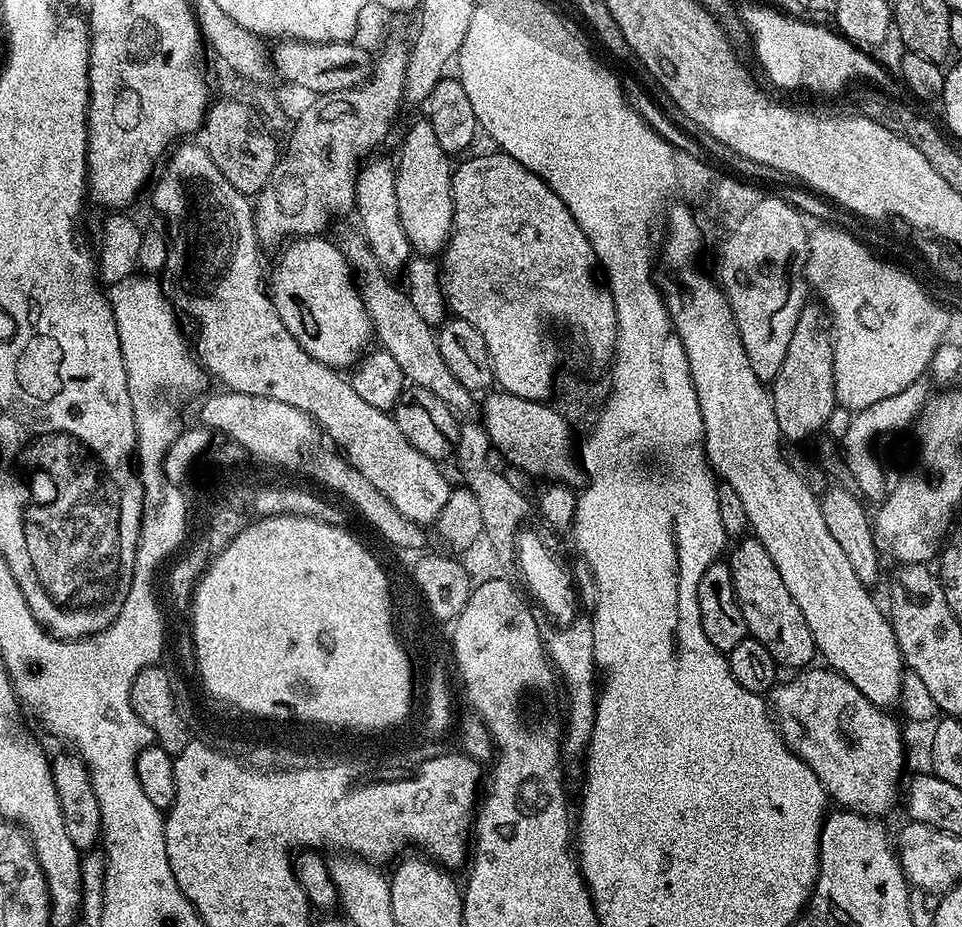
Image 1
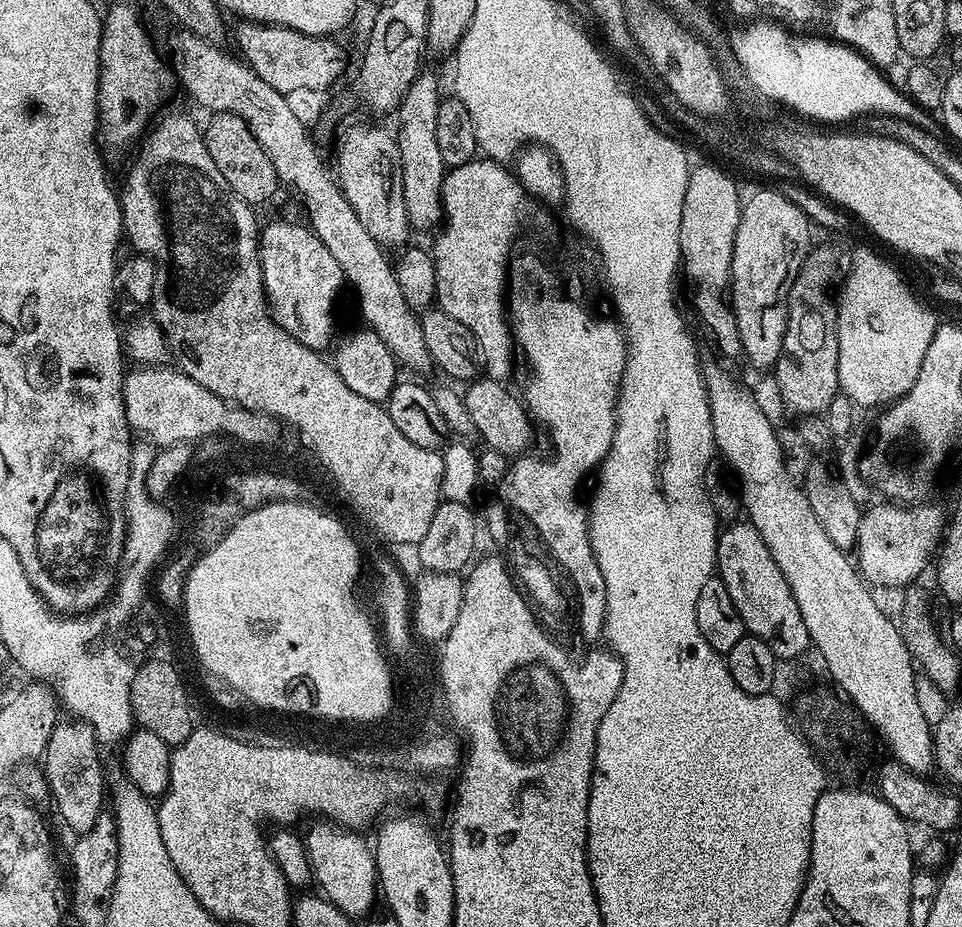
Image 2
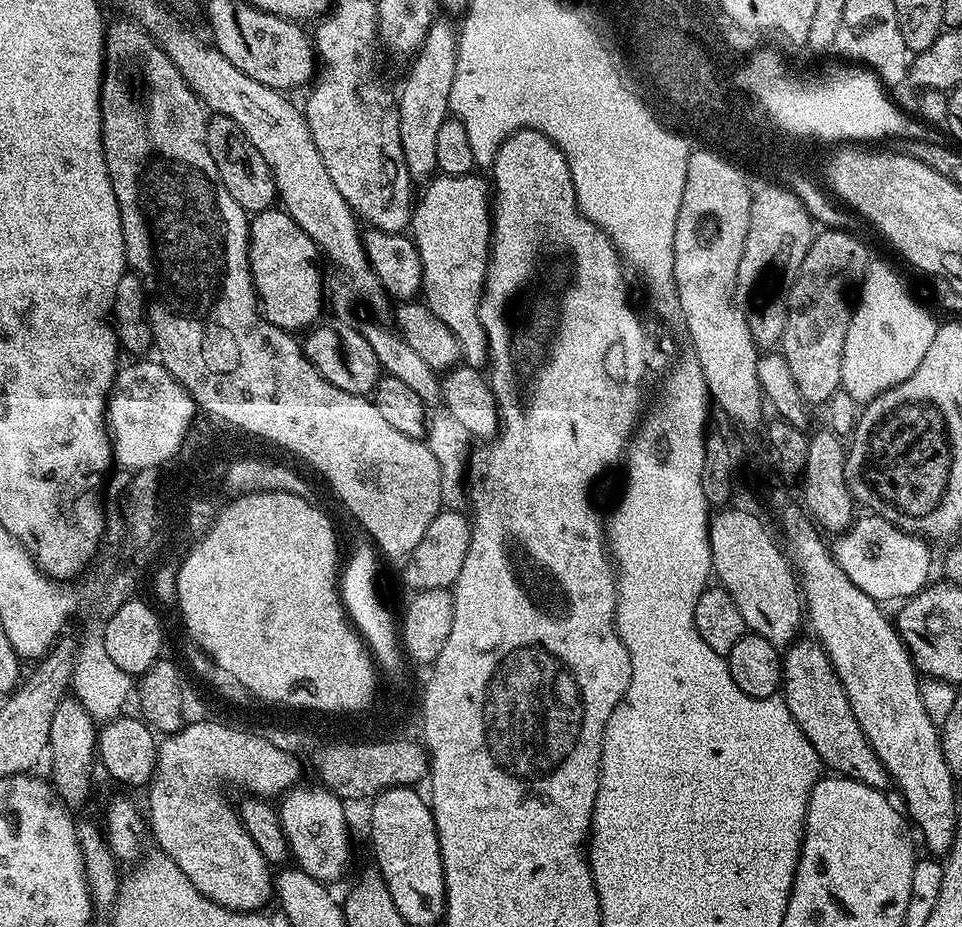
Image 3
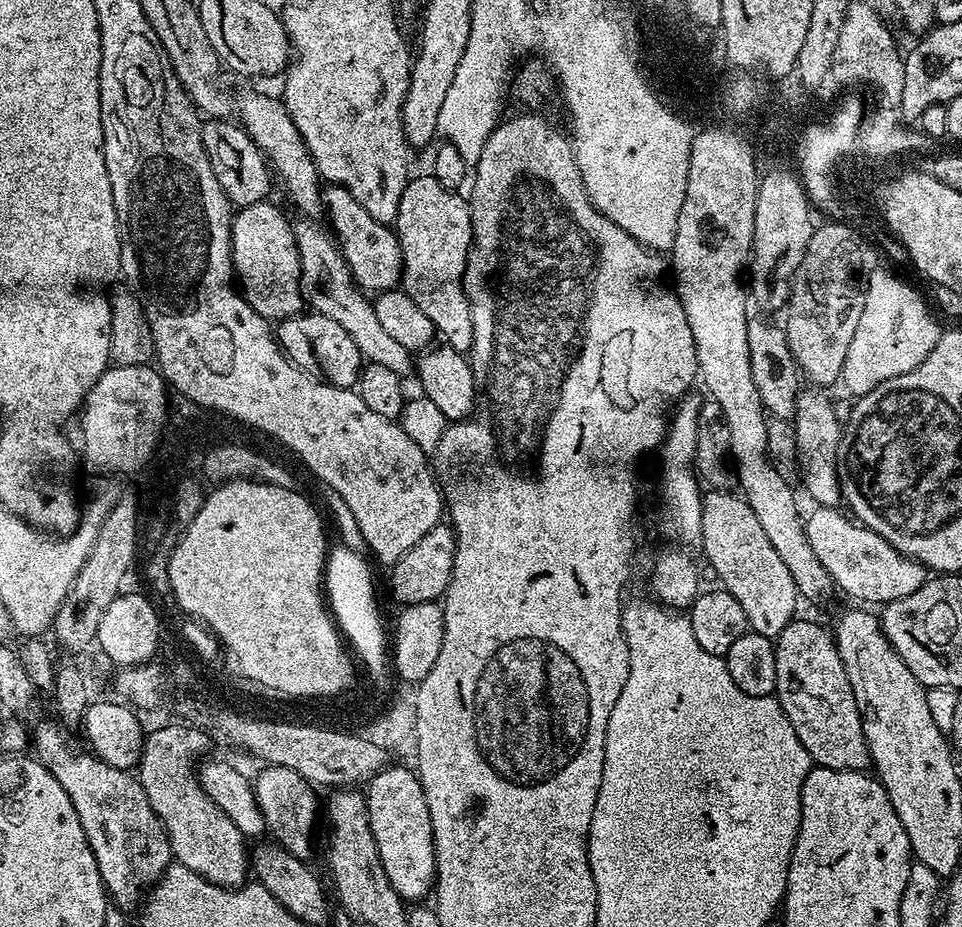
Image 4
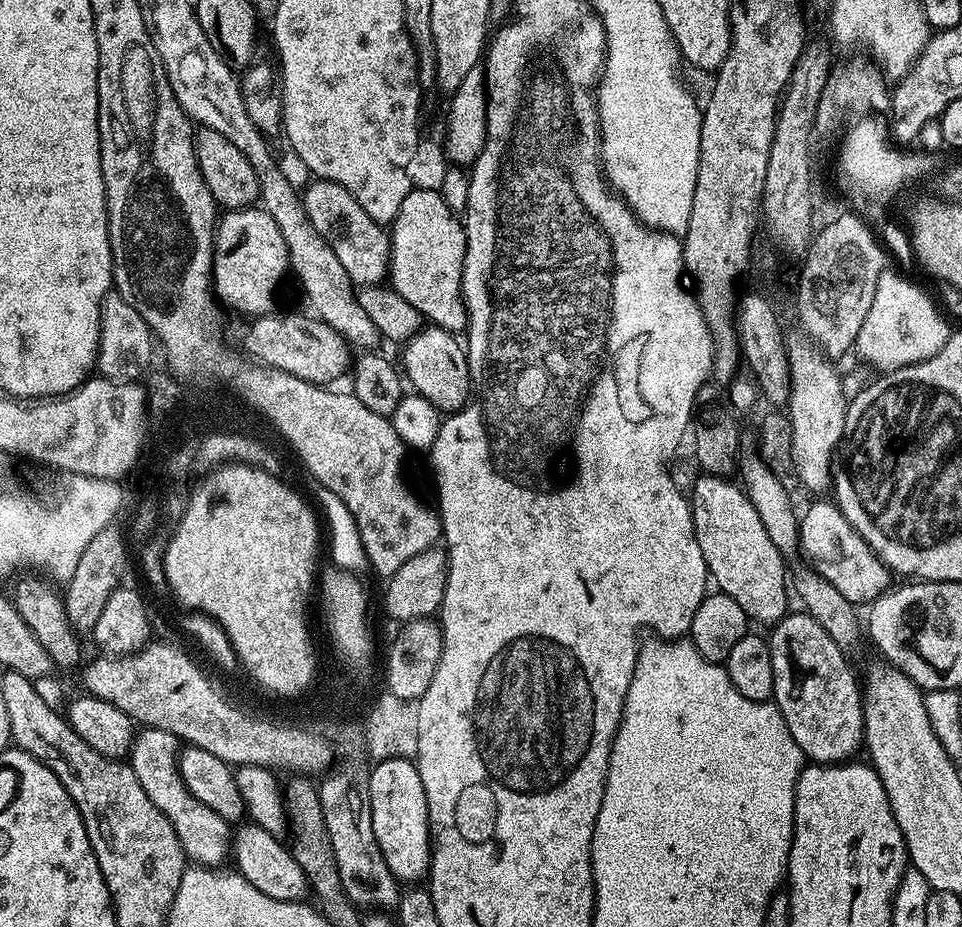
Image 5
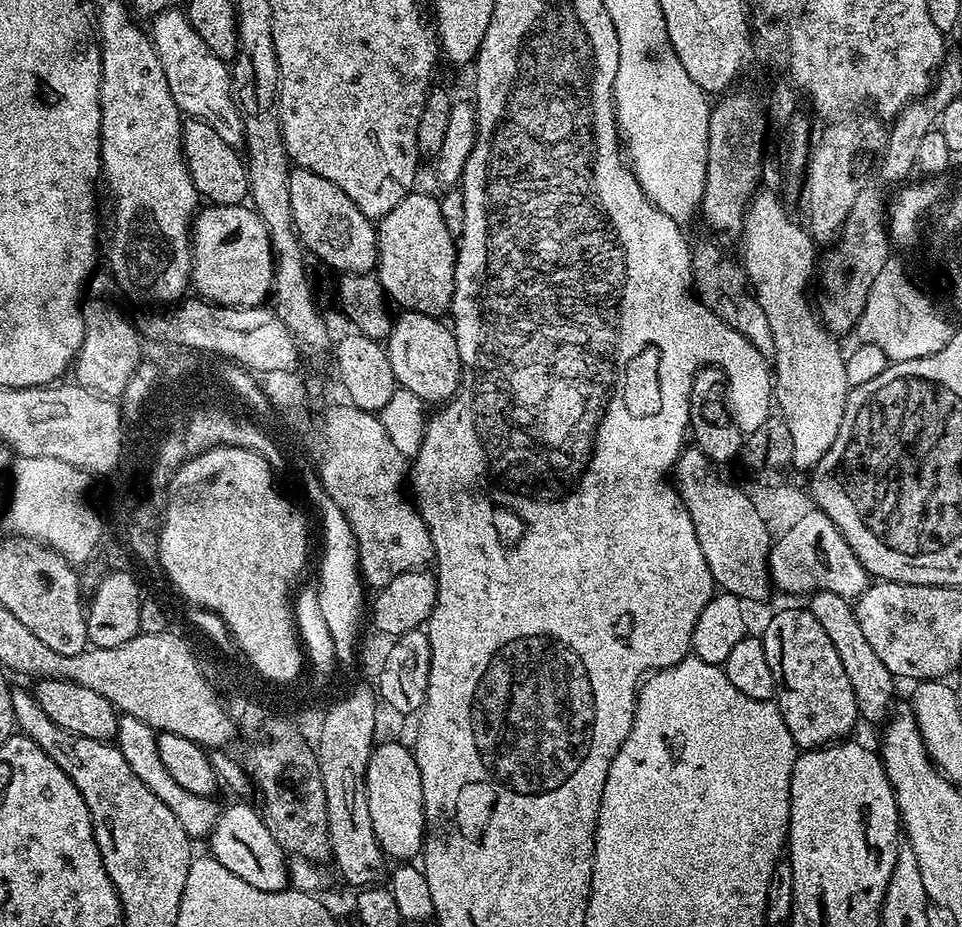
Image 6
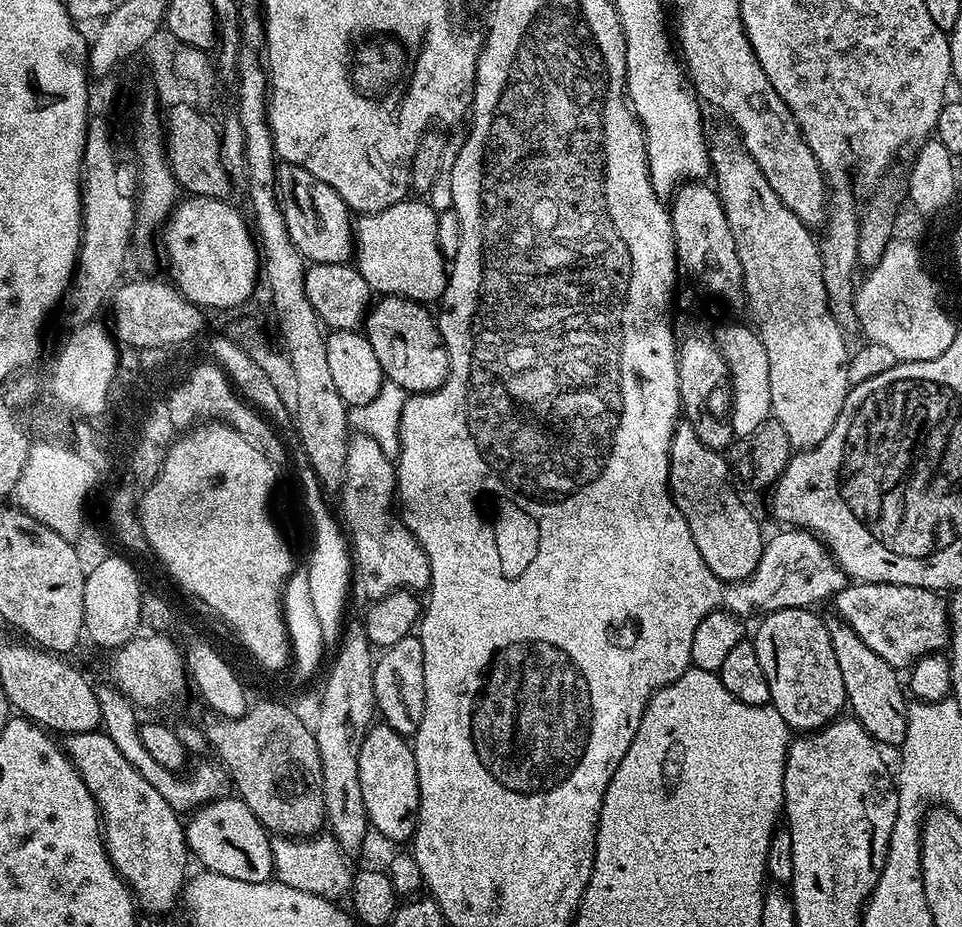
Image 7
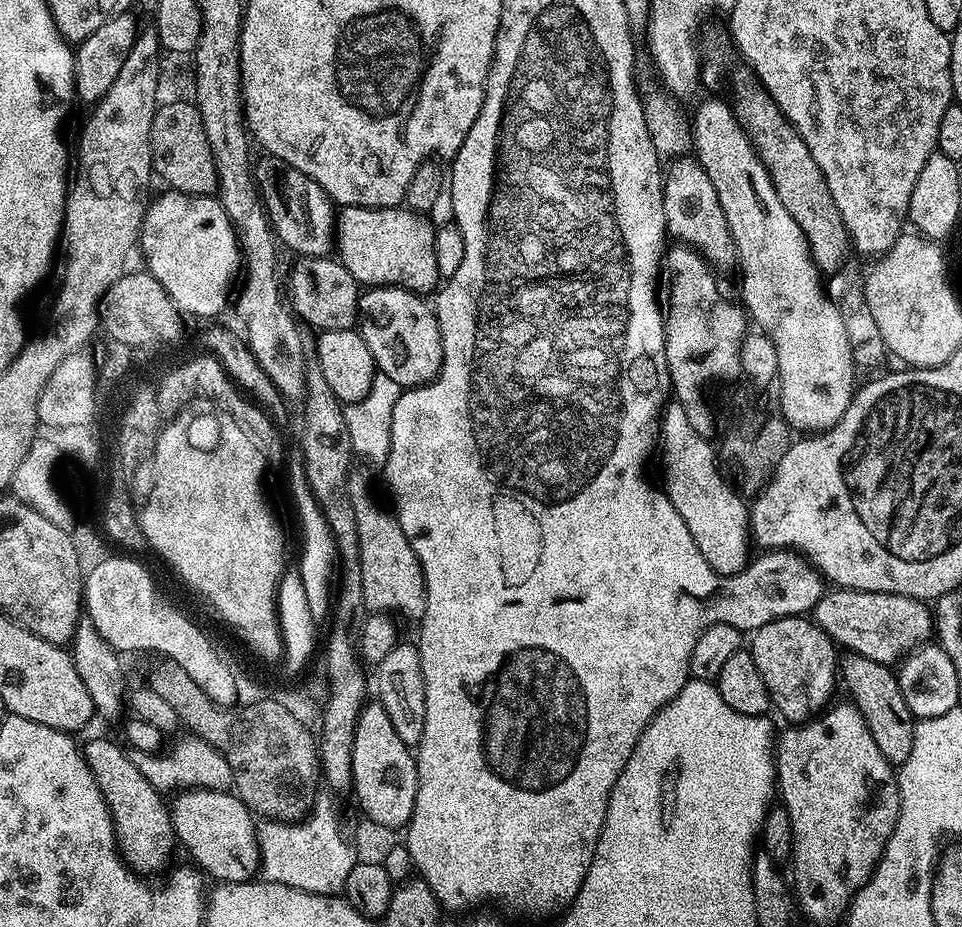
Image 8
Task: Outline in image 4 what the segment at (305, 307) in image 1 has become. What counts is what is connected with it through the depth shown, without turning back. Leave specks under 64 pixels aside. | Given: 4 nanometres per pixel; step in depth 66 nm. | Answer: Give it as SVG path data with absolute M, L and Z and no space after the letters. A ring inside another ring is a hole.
M272 202L241 208L234 216L232 227L234 272L239 283L240 280L244 283L244 288L242 287L244 299L261 318L269 322L299 316L306 304L302 295L300 254L292 226L293 221L287 220Z

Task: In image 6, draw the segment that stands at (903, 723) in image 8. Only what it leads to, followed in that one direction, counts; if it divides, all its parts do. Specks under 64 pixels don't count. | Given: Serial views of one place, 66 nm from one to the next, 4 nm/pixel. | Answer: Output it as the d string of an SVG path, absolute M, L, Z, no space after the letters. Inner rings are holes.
M813 592L807 600L808 611L814 614L814 618L818 618L818 626L826 630L830 642L834 642L834 650L838 650L838 658L842 658L846 678L850 678L850 686L854 690L859 719L869 720L877 726L883 725L893 711L892 695L896 692L897 681L892 672L886 670L886 666L882 666L882 658L874 654L870 642L866 642L866 634L862 634L862 626L858 626L856 610L850 603L849 597L829 592Z

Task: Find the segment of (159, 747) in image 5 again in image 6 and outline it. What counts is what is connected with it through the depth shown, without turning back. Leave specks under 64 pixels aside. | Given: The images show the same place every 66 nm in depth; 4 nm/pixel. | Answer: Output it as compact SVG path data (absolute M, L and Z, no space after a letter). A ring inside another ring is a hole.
M121 715L116 721L114 743L122 750L126 762L130 762L130 770L134 770L134 774L138 774L138 778L142 778L142 782L146 782L146 786L150 786L150 790L154 790L154 794L158 798L162 798L162 802L166 802L166 806L170 806L174 818L178 818L178 823L182 825L182 830L186 830L188 836L207 837L211 833L212 827L216 825L218 815L216 800L182 790L182 786L178 786L178 782L174 782L174 778L170 778L170 774L166 774L166 766L162 766L162 758L158 754L156 737L157 733L153 731L153 728L143 724L136 717Z

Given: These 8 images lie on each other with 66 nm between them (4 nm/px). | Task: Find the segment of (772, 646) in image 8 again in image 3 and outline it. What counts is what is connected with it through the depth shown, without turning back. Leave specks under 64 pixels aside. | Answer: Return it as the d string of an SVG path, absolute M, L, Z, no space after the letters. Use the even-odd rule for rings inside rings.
M812 638L804 639L797 639L787 645L783 653L782 703L790 710L794 722L798 722L802 734L806 734L810 746L818 750L818 758L825 769L871 788L887 789L890 777L886 766L882 766L862 726L858 726L858 718L838 678L836 668L820 643Z

